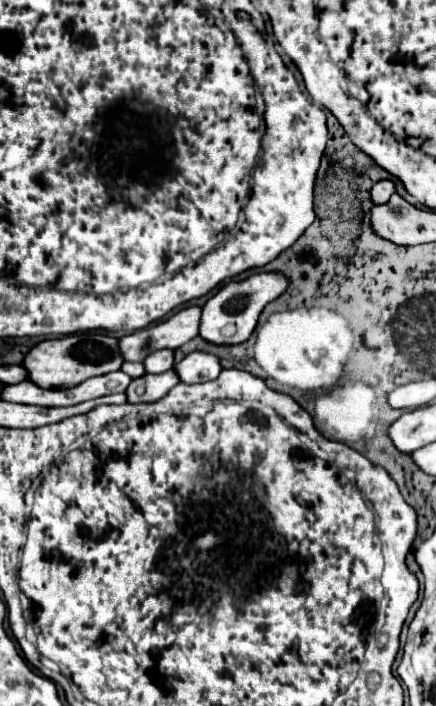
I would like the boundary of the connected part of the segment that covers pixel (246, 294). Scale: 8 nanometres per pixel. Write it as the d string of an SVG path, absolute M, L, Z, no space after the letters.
M262 272L254 274L242 282L230 282L226 284L216 296L212 296L204 308L202 308L202 320L200 320L200 336L216 346L234 346L246 342L258 322L258 316L262 308L276 300L280 294L284 294L288 286L288 280L282 274L276 272Z

